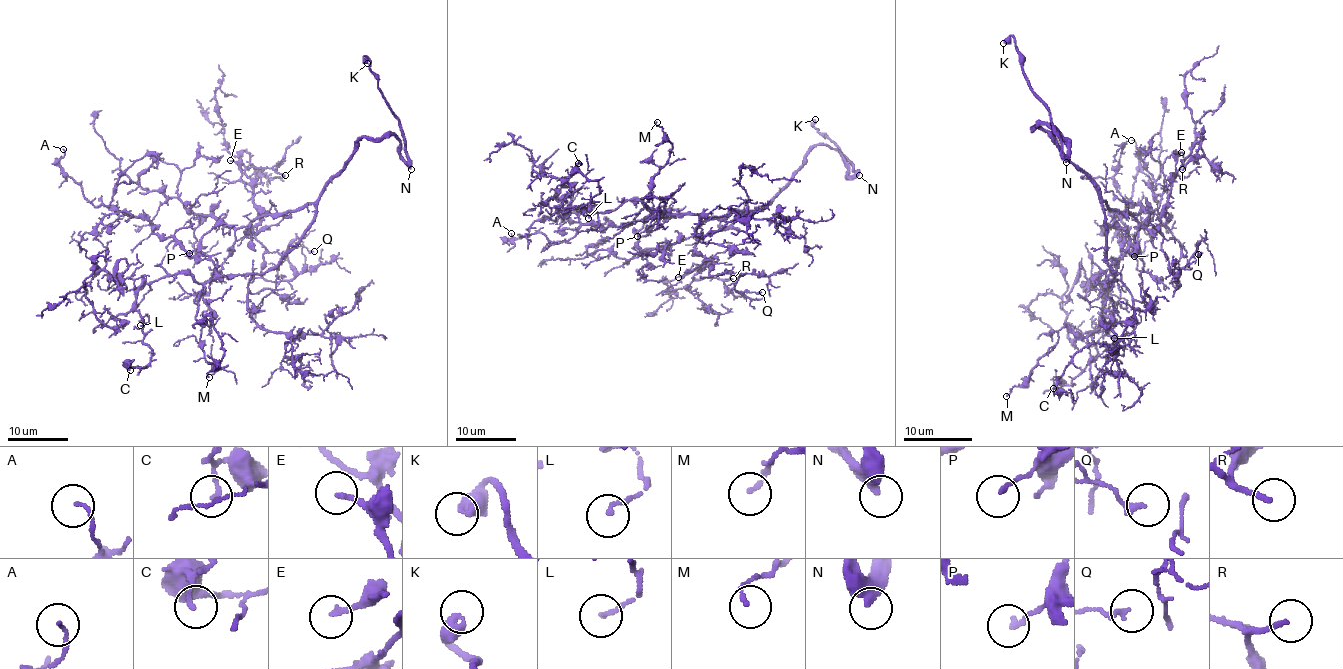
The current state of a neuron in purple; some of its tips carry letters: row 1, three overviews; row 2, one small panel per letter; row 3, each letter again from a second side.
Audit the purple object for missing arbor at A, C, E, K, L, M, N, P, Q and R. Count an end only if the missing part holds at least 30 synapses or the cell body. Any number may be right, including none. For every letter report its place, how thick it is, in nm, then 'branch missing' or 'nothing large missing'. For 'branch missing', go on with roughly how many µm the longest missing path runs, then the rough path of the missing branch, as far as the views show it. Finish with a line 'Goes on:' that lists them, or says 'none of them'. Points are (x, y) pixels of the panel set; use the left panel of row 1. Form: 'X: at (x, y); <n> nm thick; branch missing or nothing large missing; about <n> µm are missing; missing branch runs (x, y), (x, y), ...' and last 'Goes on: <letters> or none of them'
A: at (63, 149); 100 nm thick; nothing large missing
C: at (130, 370); 110 nm thick; nothing large missing
E: at (230, 160); 180 nm thick; branch missing; about 20 µm are missing; missing branch runs (230, 160), (221, 163), (203, 180), (192, 160), (195, 148), (197, 157), (187, 164)
K: at (367, 63); 480 nm thick; branch missing; about 200 µm are missing
L: at (140, 325); 140 nm thick; nothing large missing
M: at (209, 377); 140 nm thick; nothing large missing
N: at (411, 169); 320 nm thick; branch missing; about 20 µm are missing; missing branch runs (411, 169), (423, 195), (418, 207), (420, 228)
P: at (189, 253); 150 nm thick; nothing large missing
Q: at (314, 251); 130 nm thick; nothing large missing
R: at (285, 175); 150 nm thick; branch missing; about 15 µm are missing; missing branch runs (285, 175), (297, 184), (309, 177), (314, 169), (311, 155), (314, 149), (320, 145), (326, 154)
Goes on: E, K, N, R

